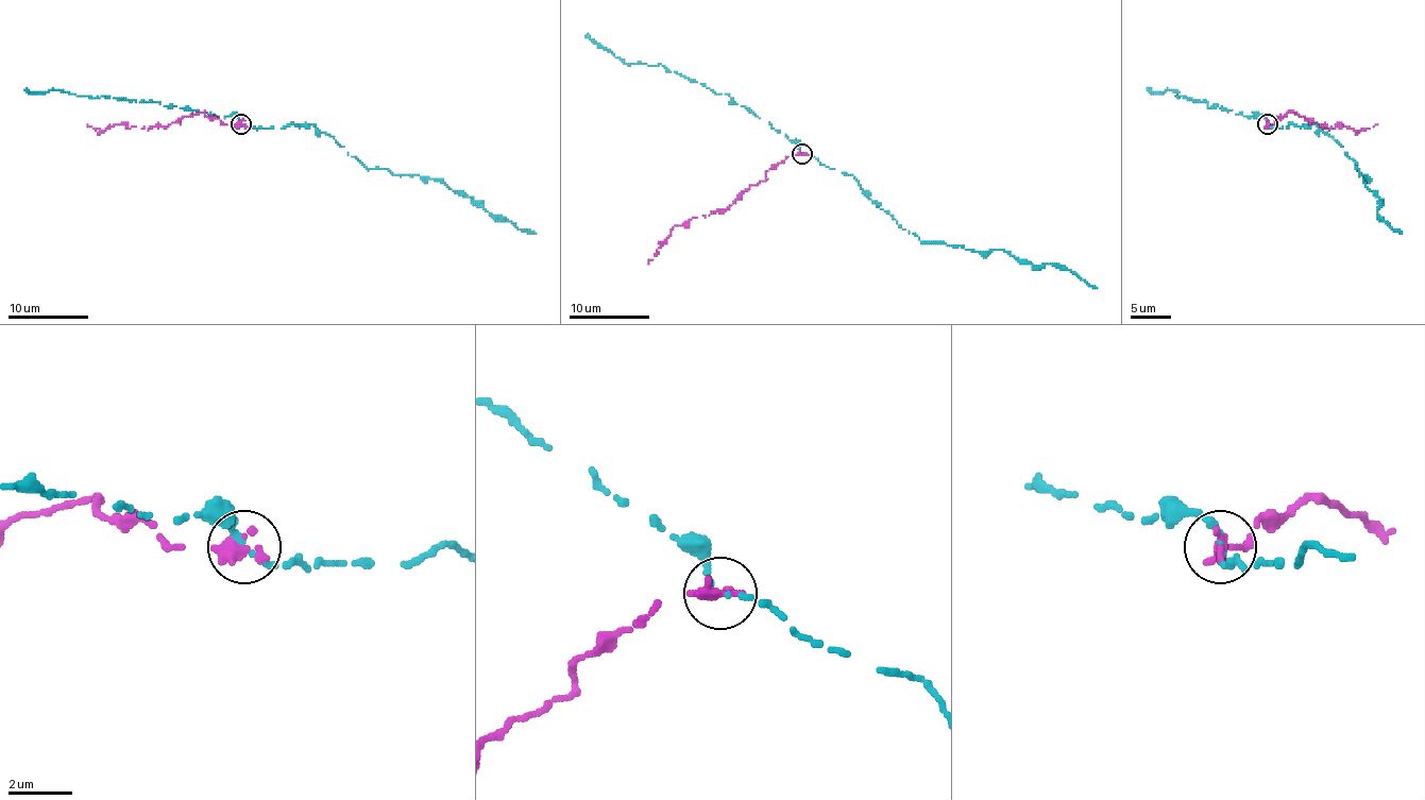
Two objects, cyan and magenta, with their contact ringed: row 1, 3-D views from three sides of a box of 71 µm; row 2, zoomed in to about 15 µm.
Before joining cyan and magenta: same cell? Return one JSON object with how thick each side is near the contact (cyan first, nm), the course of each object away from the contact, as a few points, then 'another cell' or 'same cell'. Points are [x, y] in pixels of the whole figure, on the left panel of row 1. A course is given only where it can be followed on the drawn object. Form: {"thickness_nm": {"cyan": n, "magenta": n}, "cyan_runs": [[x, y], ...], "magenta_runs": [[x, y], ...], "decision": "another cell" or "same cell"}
{"thickness_nm": {"cyan": 240, "magenta": 480}, "cyan_runs": [[242, 124], [249, 129], [311, 124], [368, 169], [441, 179], [489, 213], [536, 233]], "magenta_runs": [[240, 124], [226, 124], [202, 112], [164, 126], [128, 129], [123, 124], [114, 124], [103, 130], [87, 124]], "decision": "another cell"}

